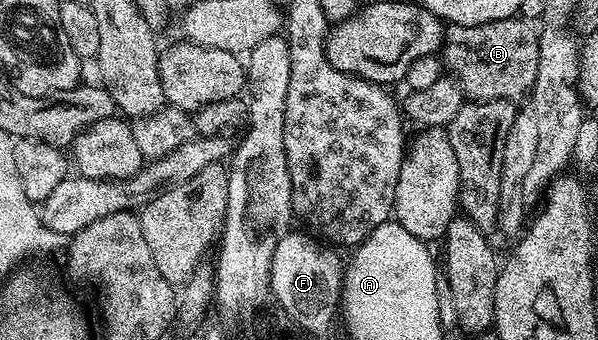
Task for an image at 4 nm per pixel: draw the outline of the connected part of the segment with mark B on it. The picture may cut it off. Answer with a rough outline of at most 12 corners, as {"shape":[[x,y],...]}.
{"shape":[[450,25],[443,62],[472,101],[530,93],[538,31]]}

